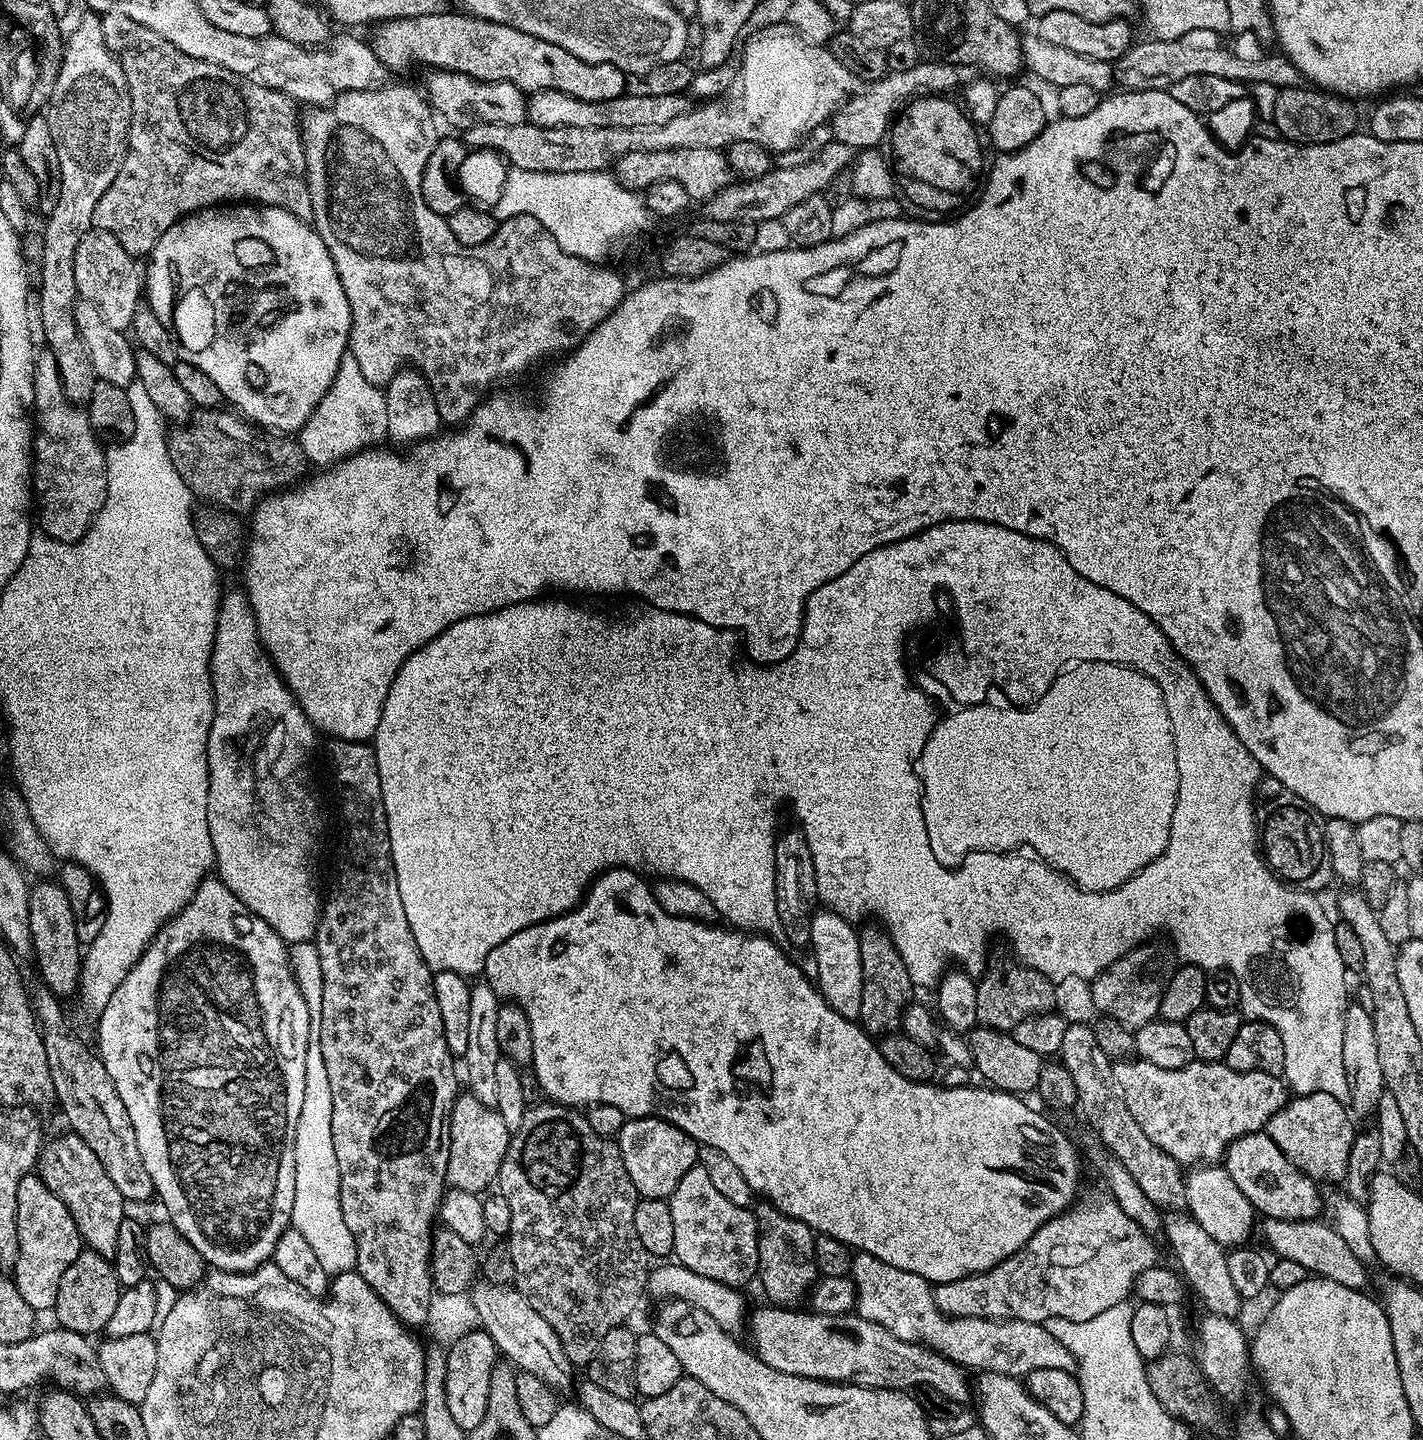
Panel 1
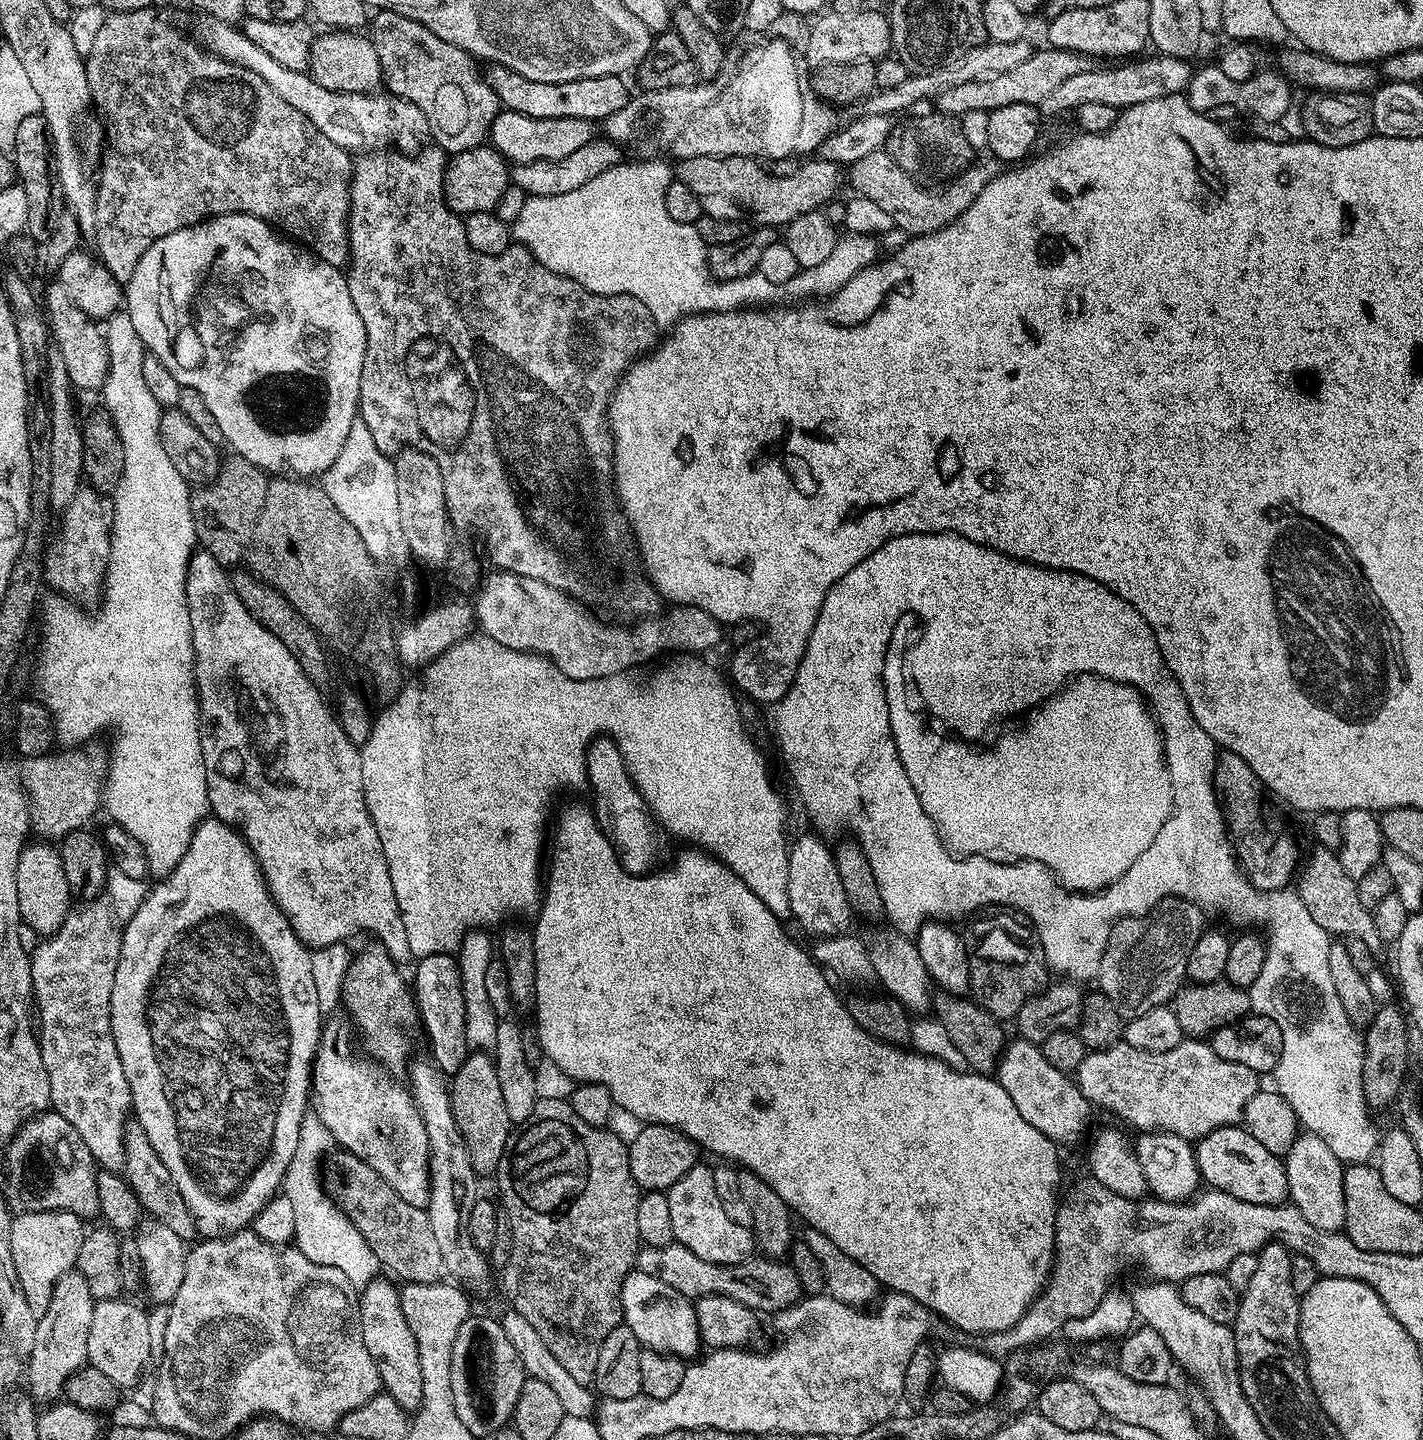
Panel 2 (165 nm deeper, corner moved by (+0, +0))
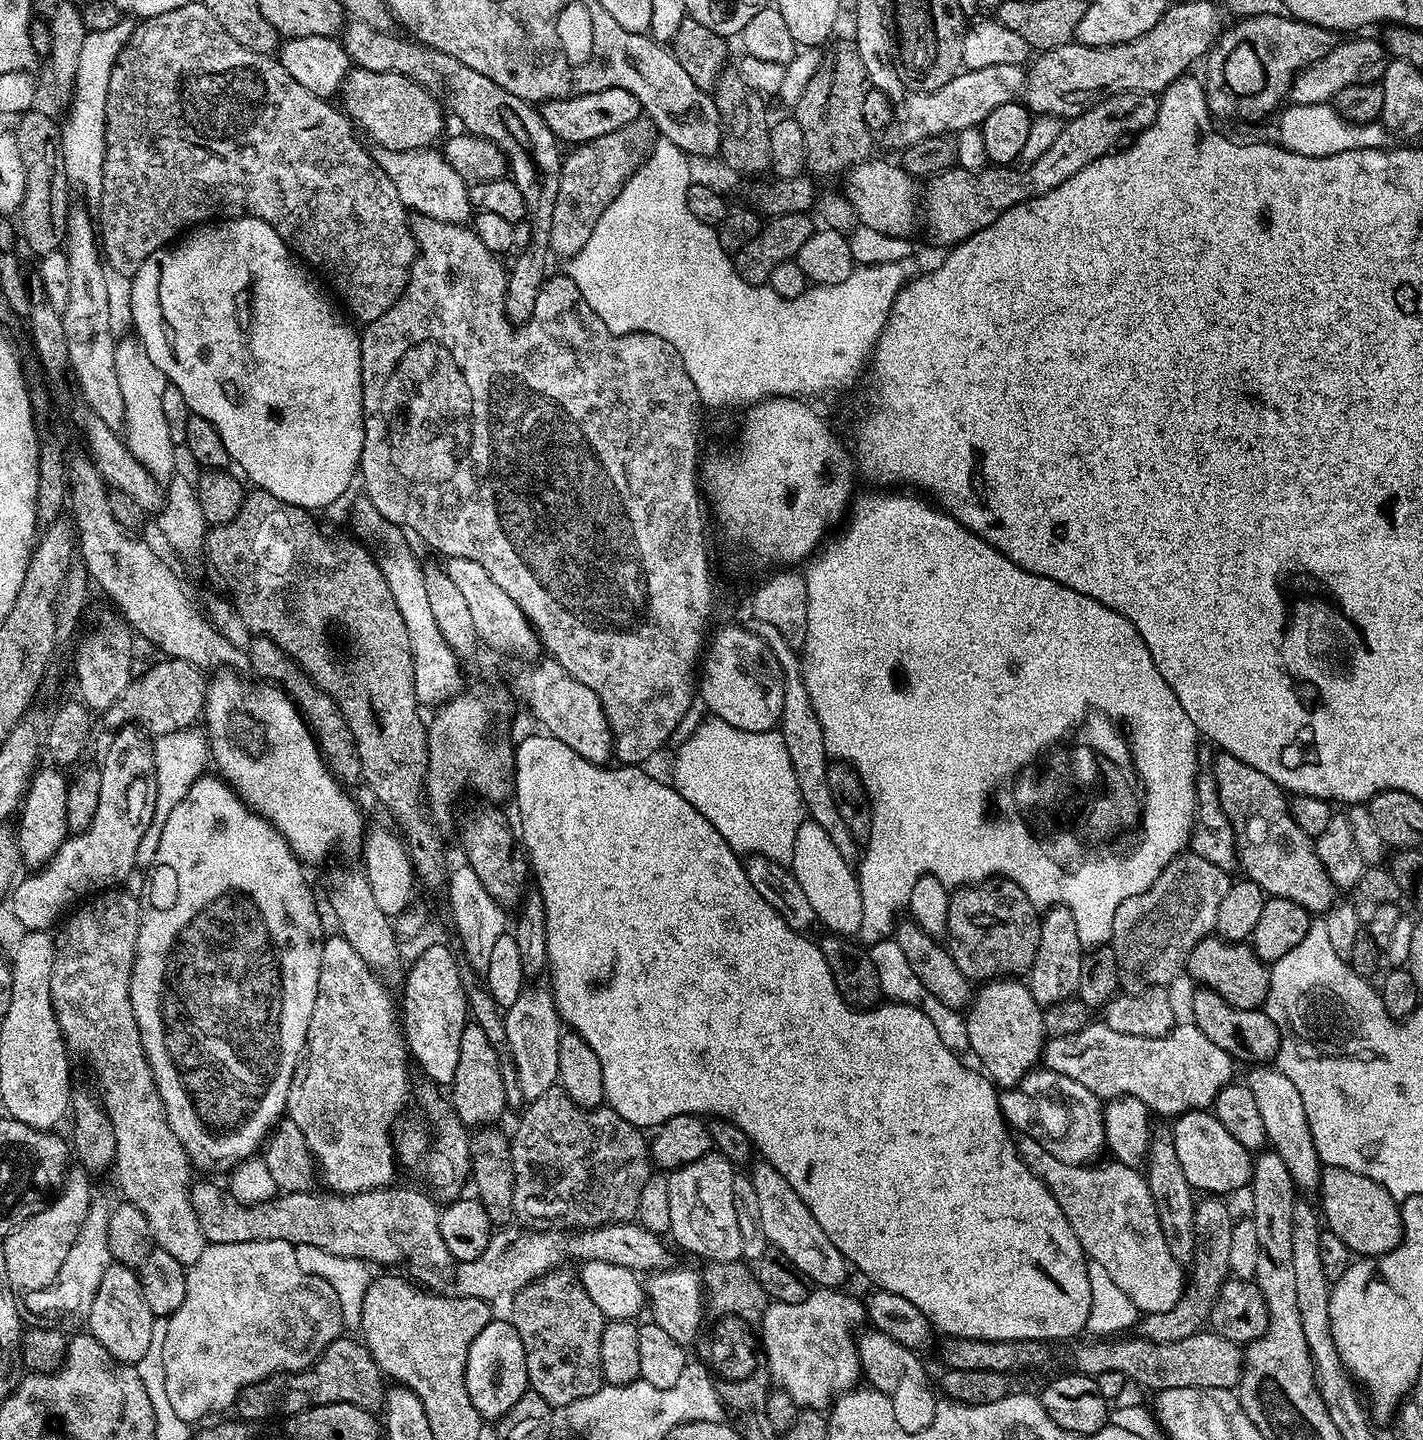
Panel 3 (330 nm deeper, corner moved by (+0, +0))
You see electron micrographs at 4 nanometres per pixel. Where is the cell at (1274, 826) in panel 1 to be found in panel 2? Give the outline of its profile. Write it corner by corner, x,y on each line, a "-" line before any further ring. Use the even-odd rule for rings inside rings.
1221,751
1216,757
1212,782
1216,785
1218,799
1224,809
1233,853
1239,861
1241,873
1247,876
1248,883
1253,884
1257,892
1278,892
1287,889
1297,875
1302,856
1296,853
1295,846
1286,837
1275,836
1260,821
1262,785
1254,770
1250,770
1250,766
1246,766
1246,762
1238,758
1238,754

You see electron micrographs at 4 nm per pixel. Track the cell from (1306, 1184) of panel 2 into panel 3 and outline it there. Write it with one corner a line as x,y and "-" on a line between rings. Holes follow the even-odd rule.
1252,1066
1247,1071
1246,1083
1258,1102
1258,1114
1262,1114
1267,1143
1280,1155
1282,1162
1286,1162
1286,1170
1290,1170
1297,1189
1319,1189
1322,1165
1314,1146
1310,1122
1306,1118
1306,1106
1302,1106
1302,1094
1298,1094
1294,1082
1290,1082
1279,1067

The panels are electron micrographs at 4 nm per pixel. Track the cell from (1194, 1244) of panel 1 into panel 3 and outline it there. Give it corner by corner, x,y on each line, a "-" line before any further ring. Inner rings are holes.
1043,1066
1028,1072
1015,1088
999,1093
1000,1113
1013,1129
1024,1128
1054,1158
1064,1164
1090,1164
1105,1155
1103,1114
1105,1105
1082,1082
1066,1078
1066,1074
1051,1072

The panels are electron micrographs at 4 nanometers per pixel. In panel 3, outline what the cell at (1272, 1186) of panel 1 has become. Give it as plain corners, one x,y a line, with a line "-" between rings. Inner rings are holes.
1211,1111
1184,1112
1175,1117
1171,1130
1182,1174
1186,1174
1186,1182
1190,1182
1197,1193
1224,1194
1220,1192
1236,1192
1239,1188
1247,1189
1251,1185
1253,1153
1242,1146
1242,1142
1237,1142
1230,1130
1226,1130
1226,1126
1222,1126
1222,1122
1218,1122

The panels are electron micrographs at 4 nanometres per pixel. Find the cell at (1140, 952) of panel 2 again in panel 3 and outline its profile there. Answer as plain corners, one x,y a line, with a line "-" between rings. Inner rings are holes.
1185,850
1165,868
1142,894
1126,898
1114,910
1110,946
1120,971
1120,986
1125,993
1143,992
1146,988
1171,985
1176,975
1185,971
1190,950
1198,946
1215,929
1218,906
1226,898
1230,883
1229,873
1223,868
1198,858

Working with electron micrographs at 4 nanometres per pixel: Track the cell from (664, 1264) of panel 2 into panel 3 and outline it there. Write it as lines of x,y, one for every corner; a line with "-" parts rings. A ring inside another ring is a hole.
638,1222
603,1224
602,1227
583,1229
520,1227
524,1228
504,1226
493,1231
486,1250
482,1250
482,1254
478,1254
474,1262
457,1263
456,1273
452,1276
451,1295
496,1302
499,1296
511,1297
537,1277
570,1259
610,1262
611,1265
620,1265
637,1274
660,1271
671,1267
674,1262
661,1241
663,1239
658,1237
657,1233
646,1230

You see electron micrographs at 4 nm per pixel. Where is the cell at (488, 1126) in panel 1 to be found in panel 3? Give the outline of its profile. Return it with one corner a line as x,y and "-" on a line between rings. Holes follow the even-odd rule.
474,1022
465,1024
462,1030
462,1047
458,1053
458,1071
454,1073
454,1082
450,1086
450,1099
452,1107
456,1109
456,1117
461,1120
465,1126
492,1126
497,1123
496,1120
503,1114
504,1108
509,1107
506,1098
506,1090
502,1082
500,1073
500,1053
494,1050
490,1038
482,1031
482,1026

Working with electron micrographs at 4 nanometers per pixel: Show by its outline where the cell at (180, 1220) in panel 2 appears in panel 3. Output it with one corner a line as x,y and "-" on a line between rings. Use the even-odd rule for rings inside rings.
216,1184
191,1185
192,1205
208,1244
285,1240
291,1244
318,1246
339,1256
354,1256
378,1264
399,1260
425,1260
428,1264
449,1263
442,1230
438,1230
440,1208
431,1195
416,1188
373,1188
371,1192
341,1194
331,1190
285,1192
261,1204
238,1202

